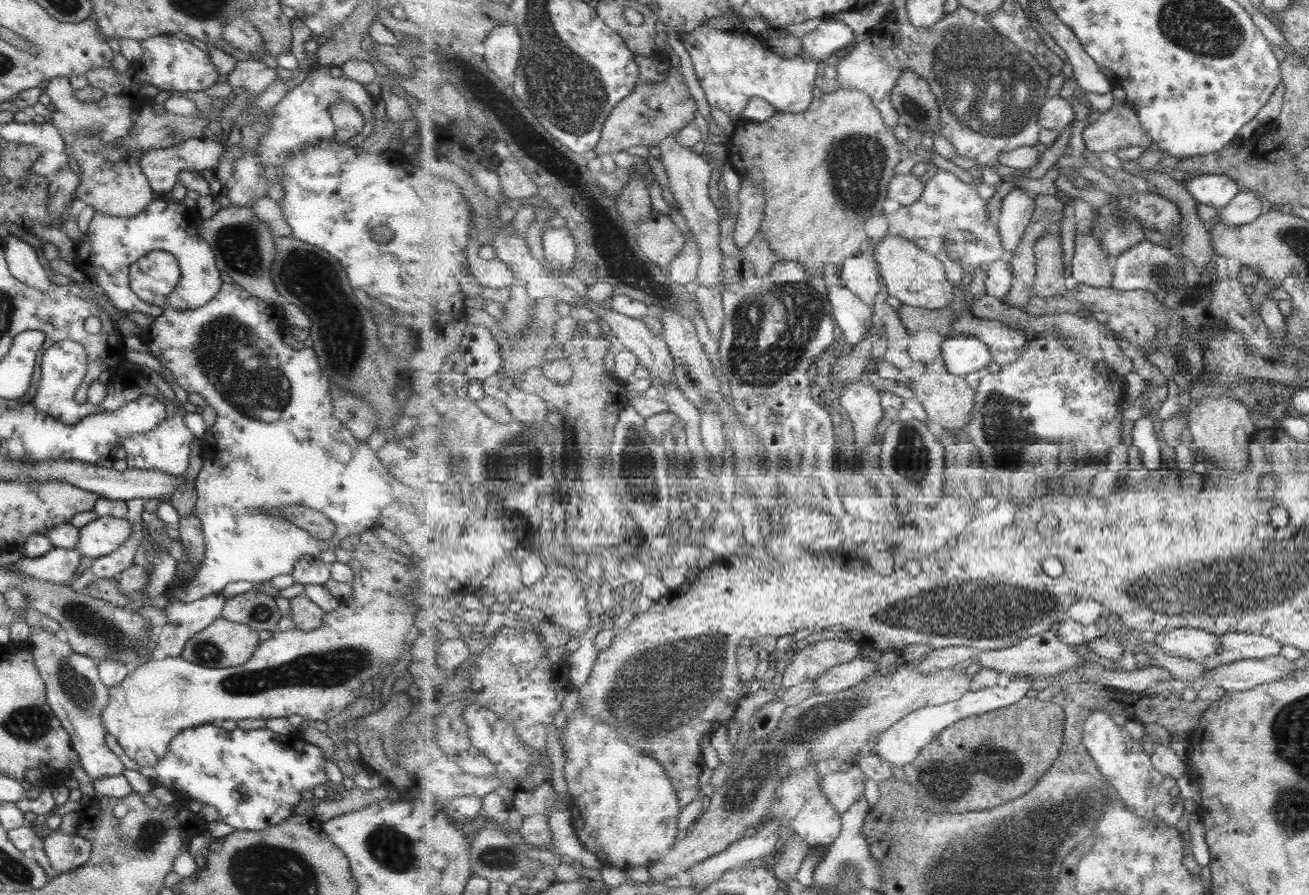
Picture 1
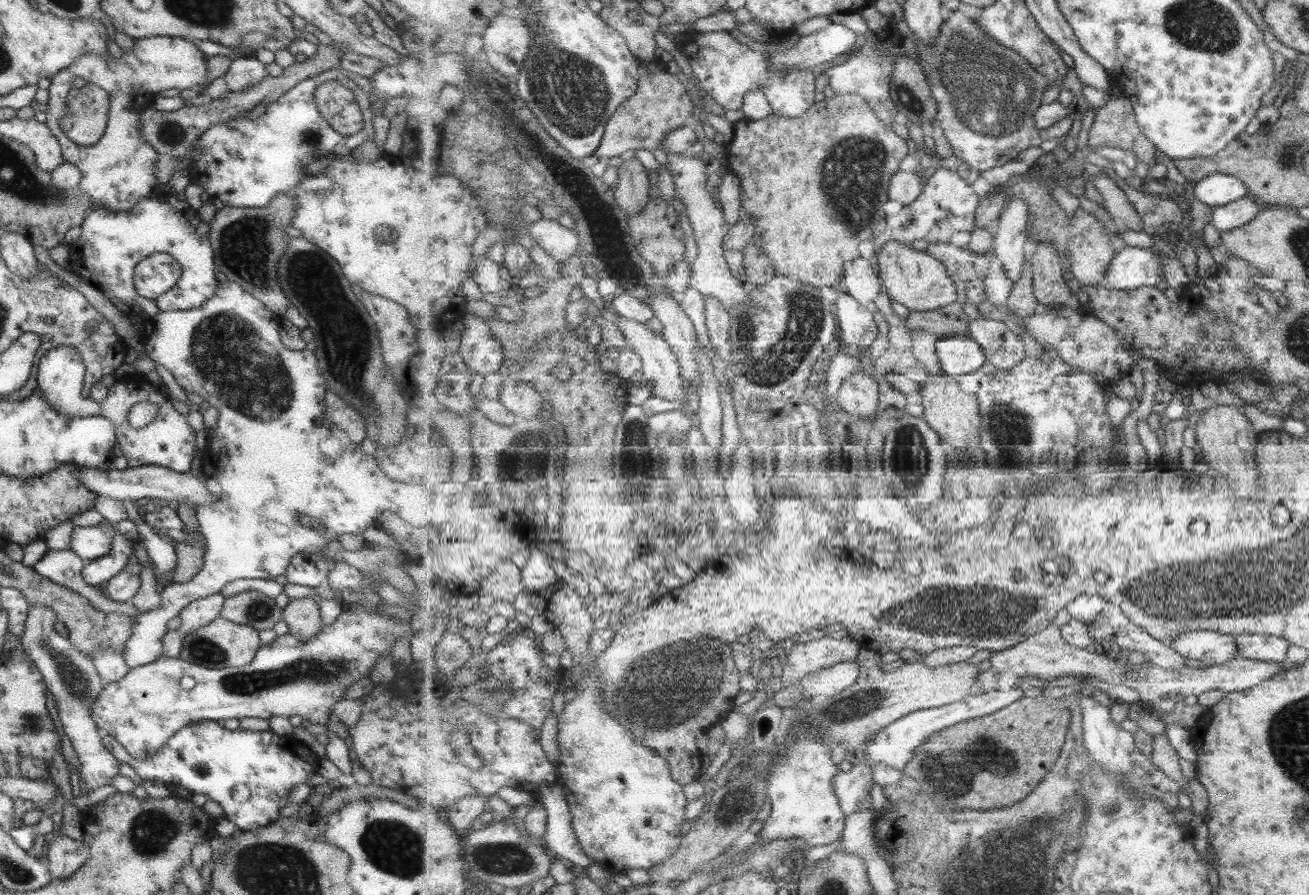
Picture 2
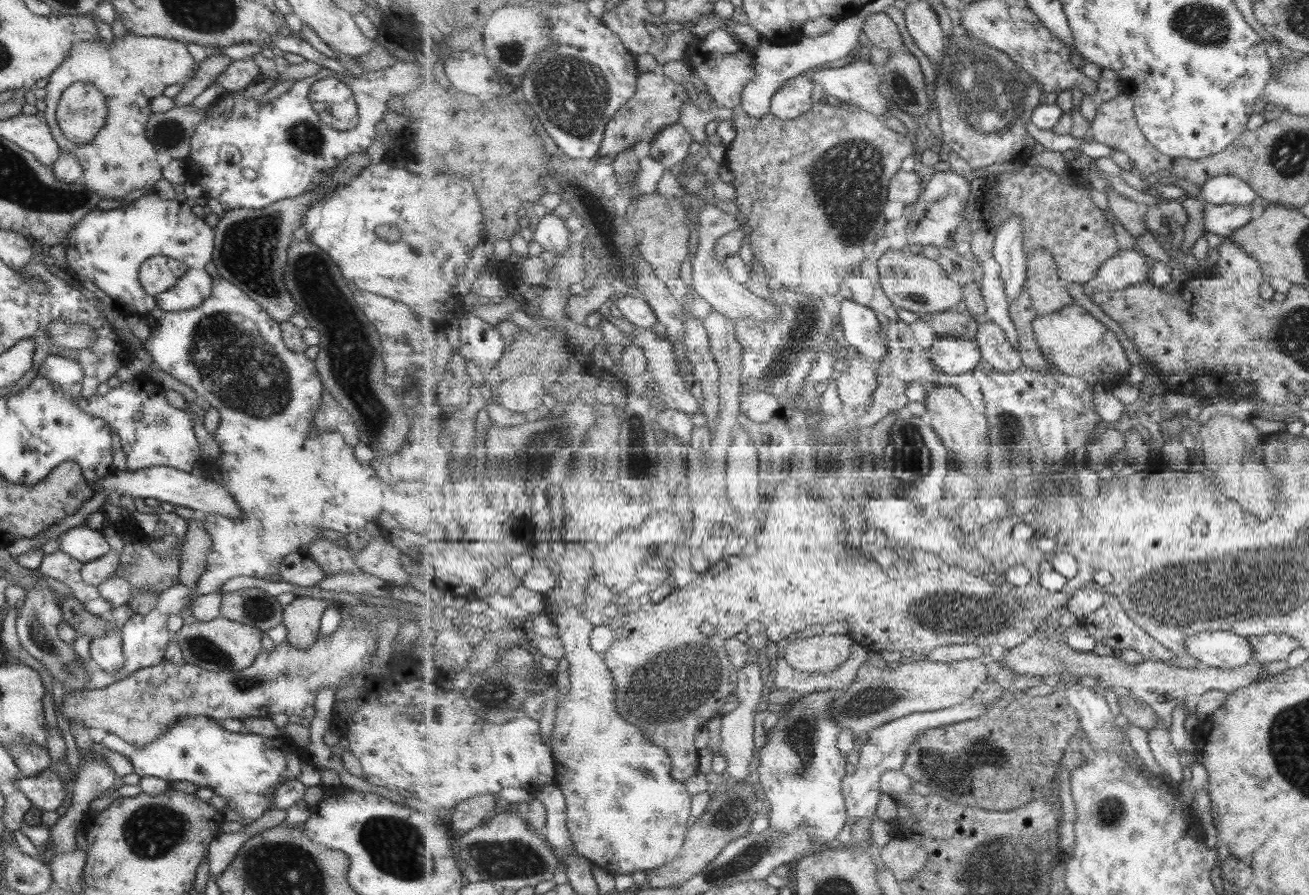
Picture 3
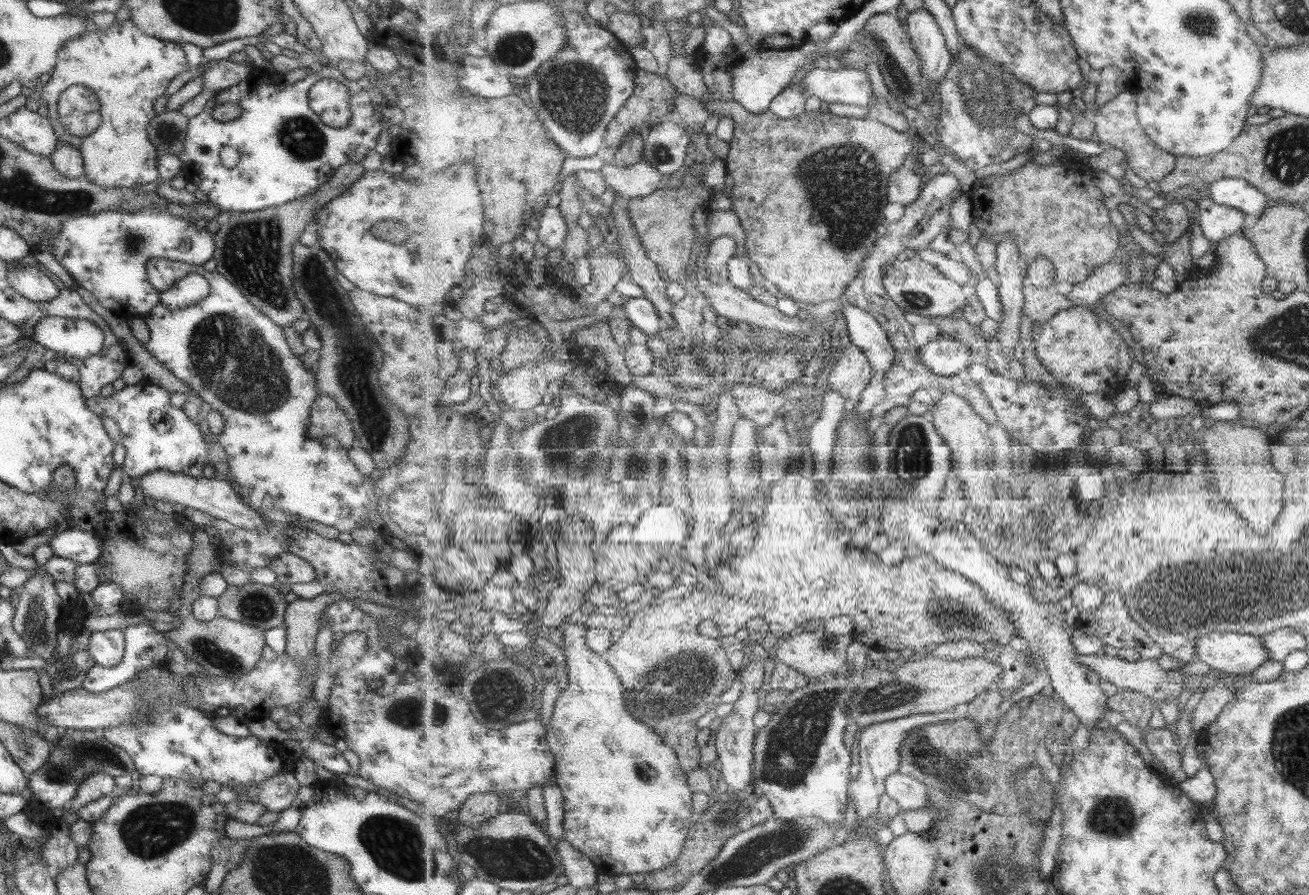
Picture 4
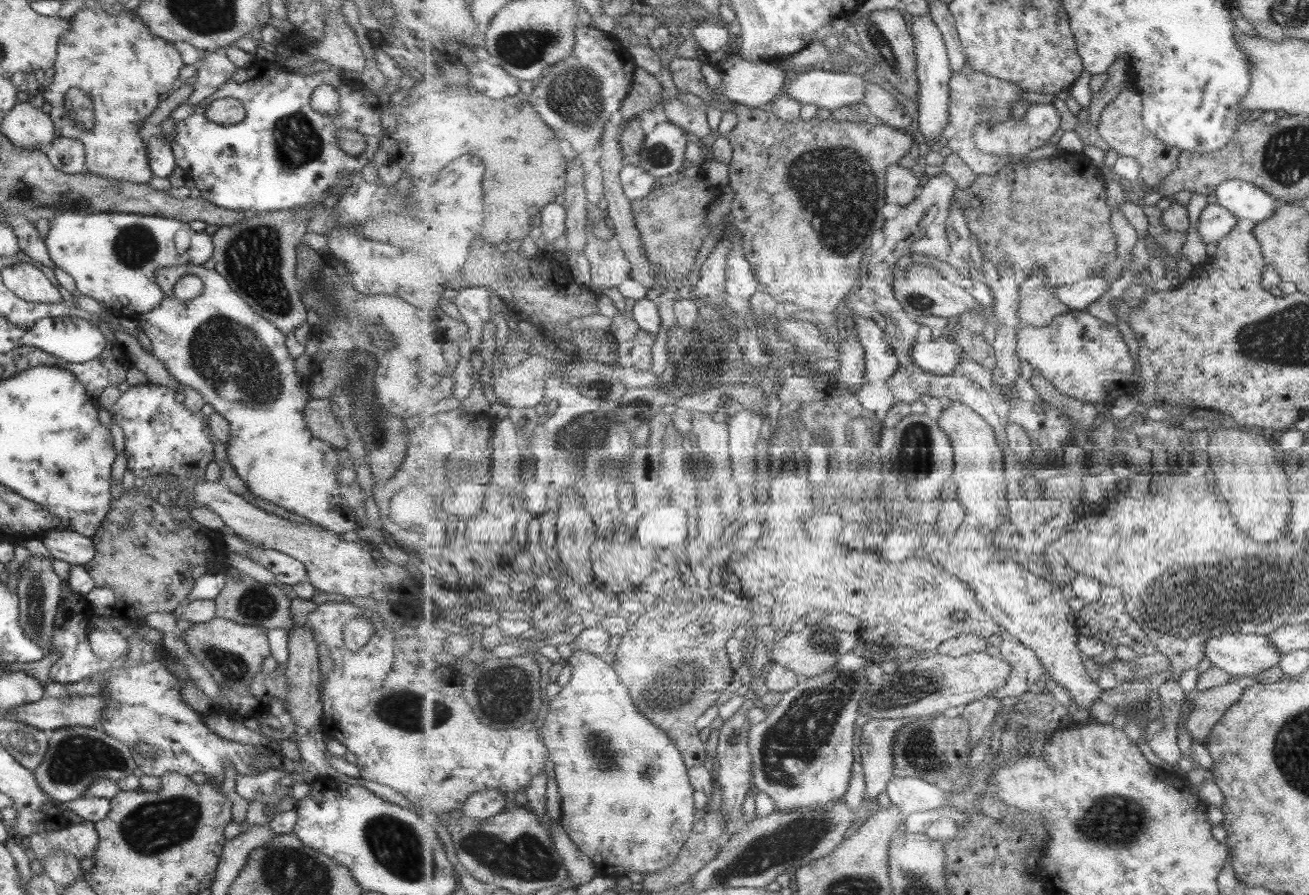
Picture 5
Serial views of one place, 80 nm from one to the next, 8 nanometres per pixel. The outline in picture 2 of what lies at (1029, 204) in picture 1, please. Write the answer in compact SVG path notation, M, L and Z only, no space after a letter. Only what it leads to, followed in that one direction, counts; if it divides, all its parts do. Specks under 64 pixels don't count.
M1011 199L1002 209L995 234L995 257L1003 264L1014 284L1022 277L1025 242L1029 236L1029 207L1023 199Z

